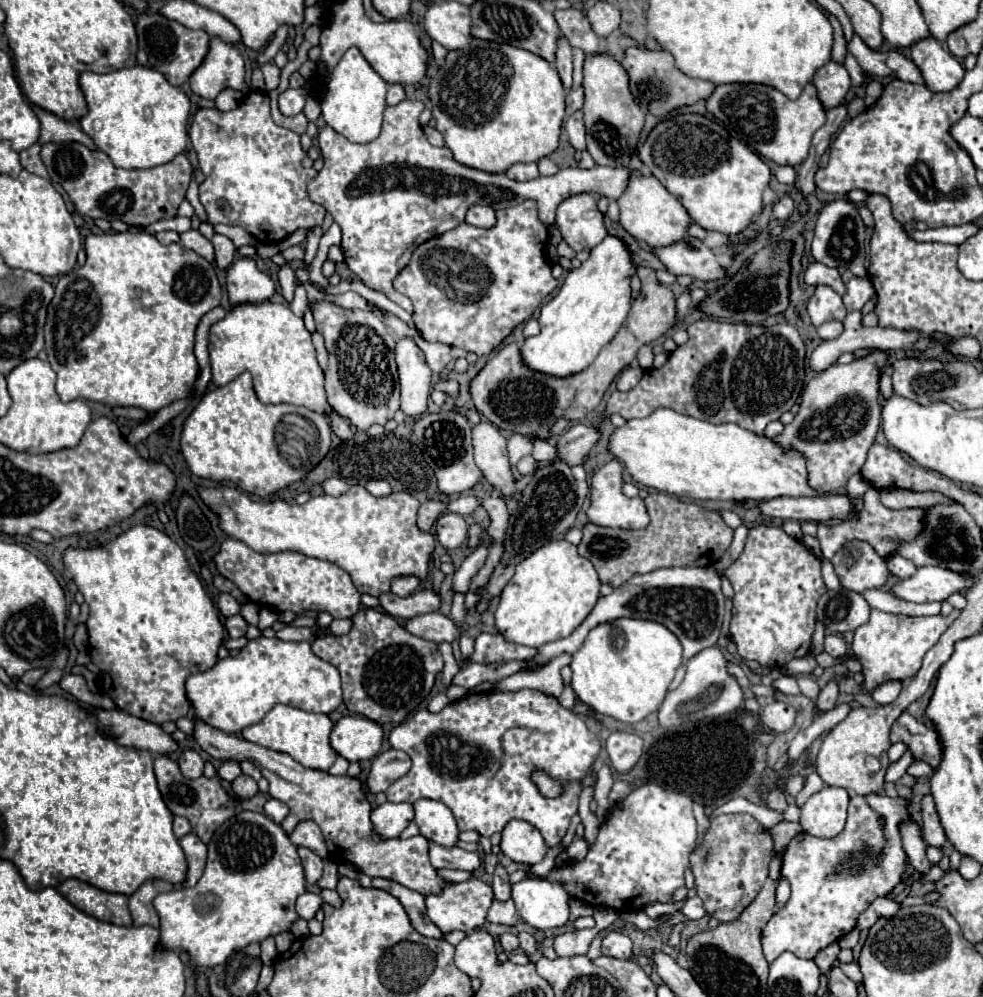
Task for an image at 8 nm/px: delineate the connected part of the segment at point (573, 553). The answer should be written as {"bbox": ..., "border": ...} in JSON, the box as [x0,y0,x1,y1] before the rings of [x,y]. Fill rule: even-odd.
{"bbox":[495,540,599,648],"border":[[[549,540],[515,568],[513,578],[501,592],[495,626],[509,642],[539,648],[569,636],[593,610],[599,588],[597,570],[577,552],[577,546],[567,540]]]}

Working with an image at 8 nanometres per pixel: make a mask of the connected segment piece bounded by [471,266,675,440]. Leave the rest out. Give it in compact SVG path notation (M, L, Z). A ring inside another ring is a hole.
M639 268L637 276L641 280L641 292L633 300L633 306L629 310L627 320L623 322L621 330L615 334L615 338L599 352L595 362L577 374L557 378L549 374L541 374L531 370L521 356L521 350L517 344L503 346L477 374L477 378L471 382L471 396L475 408L483 414L483 418L491 424L495 424L499 430L507 430L513 434L529 436L547 440L551 438L551 428L557 422L557 418L567 420L581 420L589 412L593 412L601 400L603 392L609 388L613 378L631 364L637 350L643 344L651 344L653 340L661 338L673 324L675 324L675 296L667 286L661 286L653 268Z

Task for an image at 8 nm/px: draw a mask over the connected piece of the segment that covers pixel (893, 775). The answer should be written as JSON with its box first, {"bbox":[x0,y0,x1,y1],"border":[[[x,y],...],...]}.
{"bbox":[885,750,915,782],"border":[[[907,750],[897,762],[893,762],[893,764],[889,766],[889,770],[887,770],[887,774],[885,774],[885,780],[887,780],[887,782],[897,782],[897,780],[907,772],[907,768],[909,768],[913,762],[915,762],[915,756]]]}

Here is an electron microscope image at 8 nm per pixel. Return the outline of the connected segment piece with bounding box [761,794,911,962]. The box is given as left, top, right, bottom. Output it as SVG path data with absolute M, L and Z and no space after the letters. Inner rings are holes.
M853 796L847 824L839 836L825 840L801 832L789 842L781 874L791 884L791 896L763 928L761 942L767 962L773 962L785 950L799 958L815 958L821 948L849 934L857 926L859 914L875 898L893 892L907 868L899 826L909 818L909 800L901 796Z

